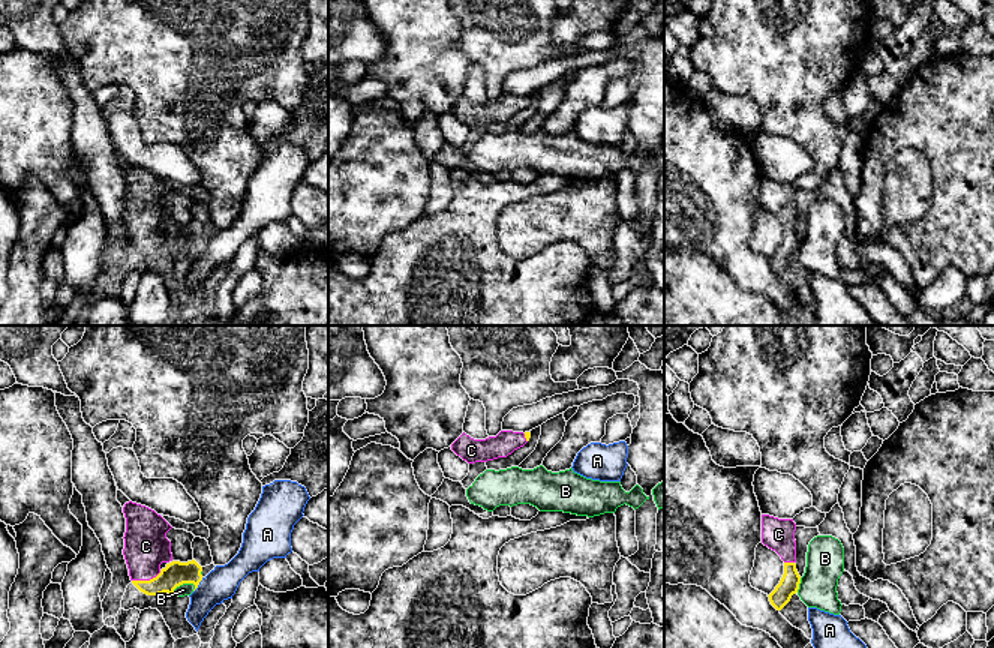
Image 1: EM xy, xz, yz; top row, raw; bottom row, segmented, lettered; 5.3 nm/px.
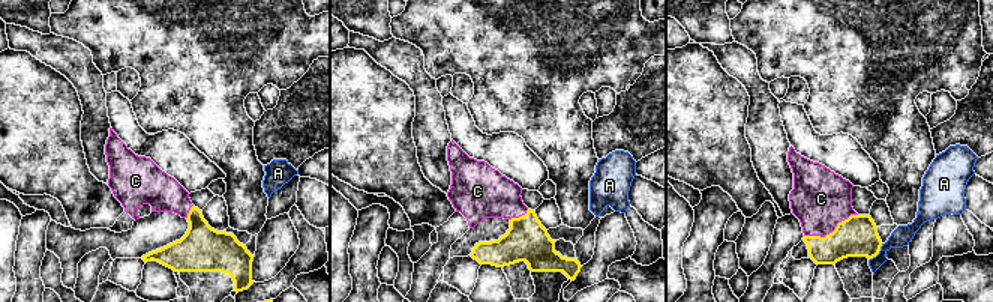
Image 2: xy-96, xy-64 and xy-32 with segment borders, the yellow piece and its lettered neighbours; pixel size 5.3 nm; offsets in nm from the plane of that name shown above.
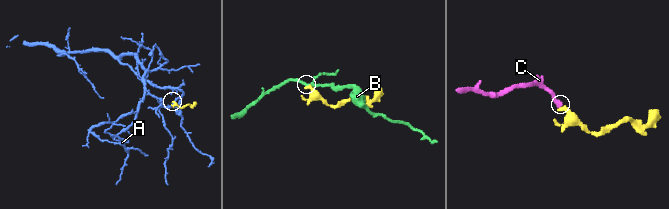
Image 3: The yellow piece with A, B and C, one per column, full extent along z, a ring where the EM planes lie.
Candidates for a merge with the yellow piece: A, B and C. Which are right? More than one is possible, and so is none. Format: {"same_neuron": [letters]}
{"same_neuron": ["C"]}

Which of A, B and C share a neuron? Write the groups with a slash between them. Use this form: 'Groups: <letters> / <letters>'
Groups: A / B / C

